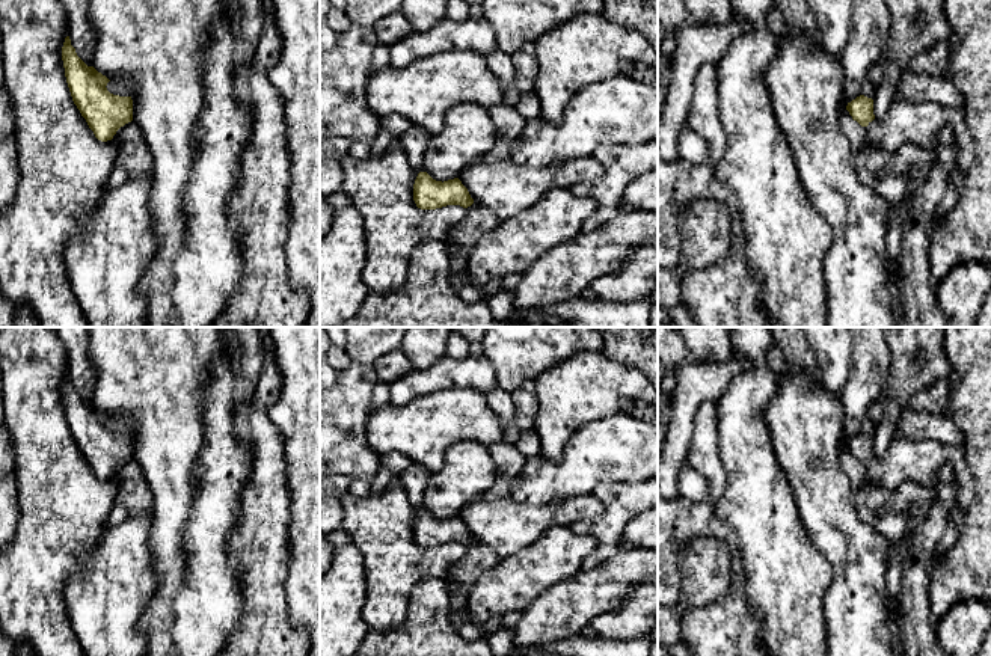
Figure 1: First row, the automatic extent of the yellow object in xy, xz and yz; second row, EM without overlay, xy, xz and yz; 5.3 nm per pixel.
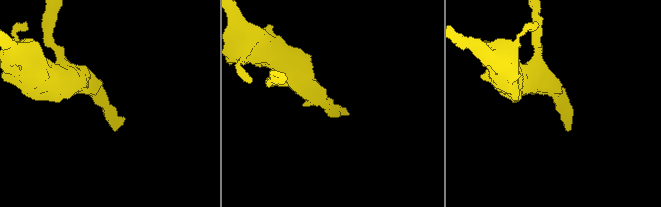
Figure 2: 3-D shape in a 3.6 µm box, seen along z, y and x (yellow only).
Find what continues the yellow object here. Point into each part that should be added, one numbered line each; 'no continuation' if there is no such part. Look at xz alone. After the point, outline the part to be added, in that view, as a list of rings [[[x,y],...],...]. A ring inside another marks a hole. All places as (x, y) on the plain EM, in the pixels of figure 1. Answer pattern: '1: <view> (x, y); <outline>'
1: xz (478, 558); [[[477,540],[466,547],[466,555],[453,563],[443,578],[449,596],[449,620],[468,603],[469,585],[501,559],[490,547]]]

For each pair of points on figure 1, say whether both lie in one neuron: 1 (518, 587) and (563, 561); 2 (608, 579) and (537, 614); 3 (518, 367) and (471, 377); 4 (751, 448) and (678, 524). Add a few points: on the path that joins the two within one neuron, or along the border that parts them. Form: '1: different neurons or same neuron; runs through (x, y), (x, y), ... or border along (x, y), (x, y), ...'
1: same neuron; runs through (528, 576), (539, 566), (552, 561)
2: same neuron; runs through (590, 593), (555, 614)
3: different neurons; border along (481, 352), (492, 364), (498, 383)
4: different neurons; border along (718, 439), (726, 487), (717, 502), (717, 508)

